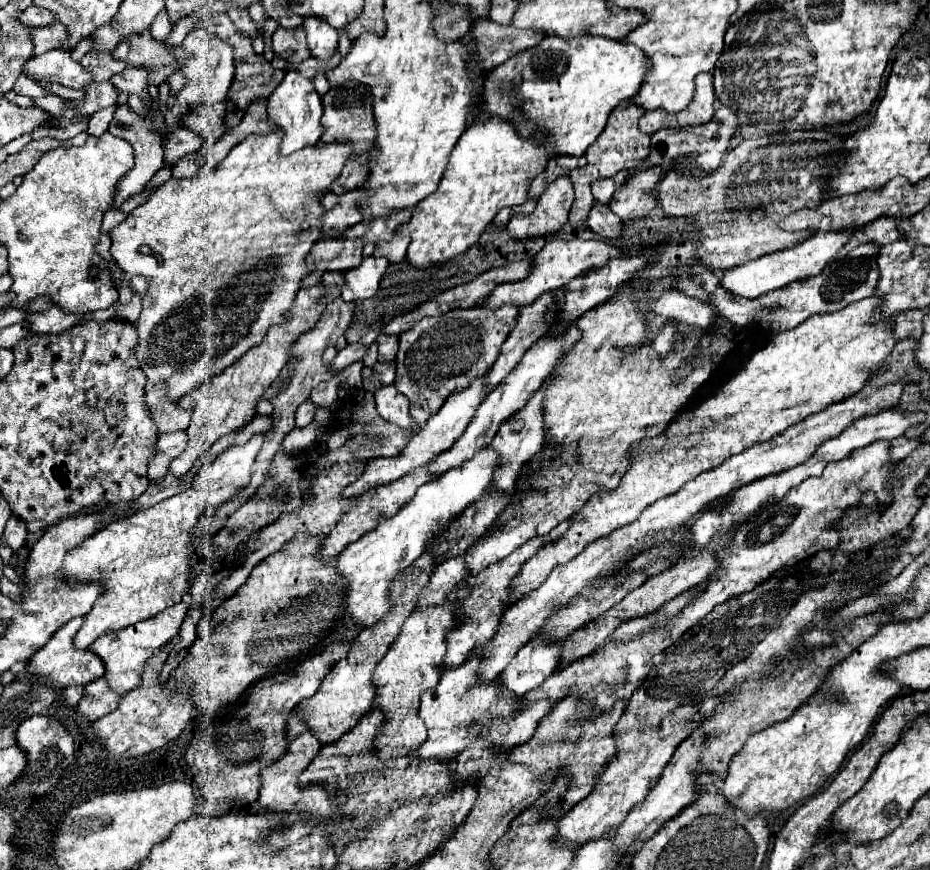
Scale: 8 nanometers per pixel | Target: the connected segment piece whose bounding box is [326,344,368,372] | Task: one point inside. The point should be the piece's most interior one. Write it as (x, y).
(352, 352)

